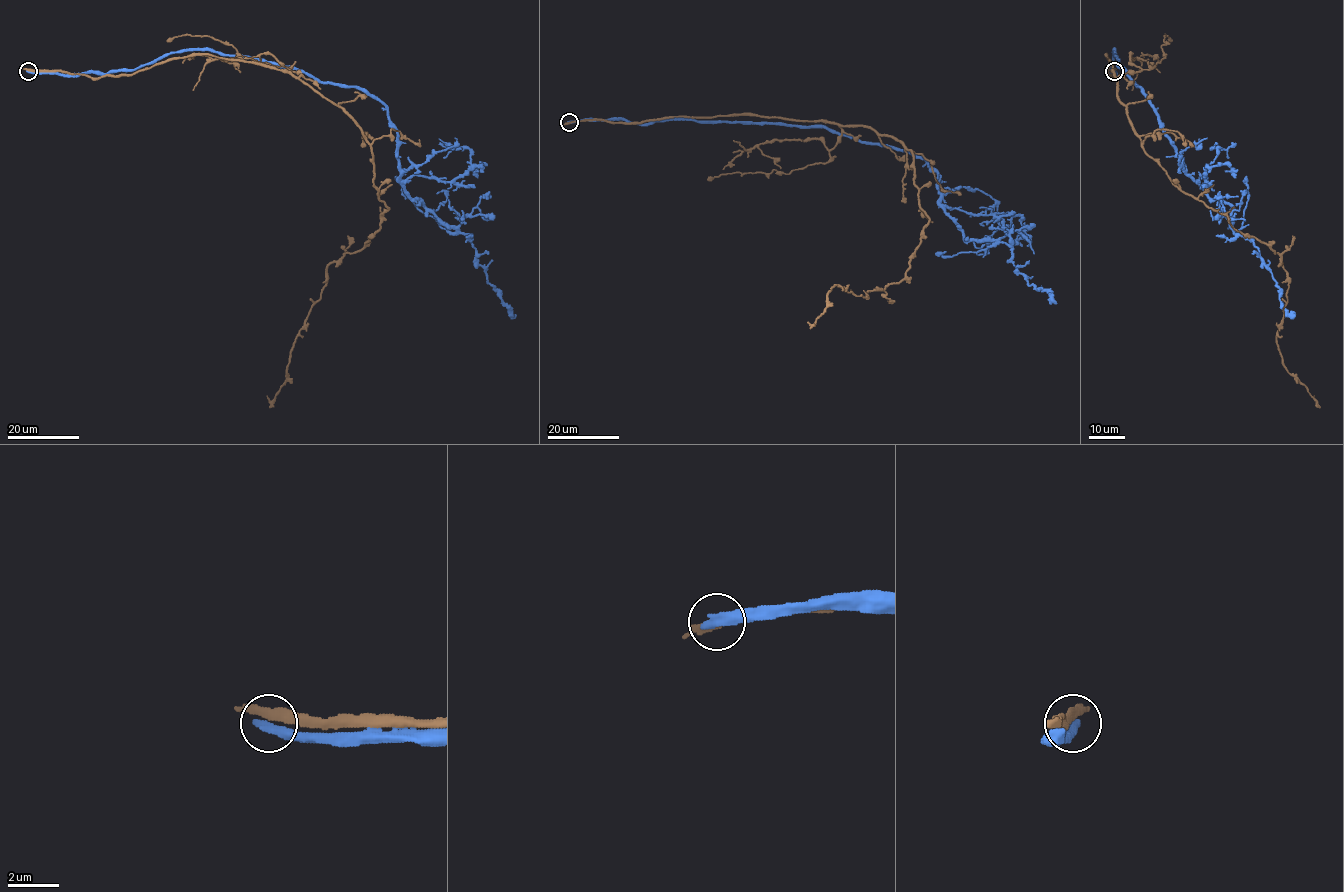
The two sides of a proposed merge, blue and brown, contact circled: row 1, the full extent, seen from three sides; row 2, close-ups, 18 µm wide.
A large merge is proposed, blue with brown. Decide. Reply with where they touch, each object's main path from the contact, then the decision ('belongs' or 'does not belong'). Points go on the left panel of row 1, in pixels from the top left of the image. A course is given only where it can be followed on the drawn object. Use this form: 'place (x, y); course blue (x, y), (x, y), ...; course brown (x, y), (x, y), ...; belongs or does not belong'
place (28, 71); course blue (28, 71), (108, 73), (213, 50), (366, 89), (396, 130), (403, 190), (470, 234), (475, 260), (515, 317); course brown (28, 71), (260, 63), (360, 129), (389, 208), (327, 266), (267, 396); does not belong

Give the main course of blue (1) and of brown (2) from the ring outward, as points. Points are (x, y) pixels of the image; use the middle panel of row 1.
1: (568, 122), (822, 126), (906, 150), (937, 174), (940, 205), (966, 241), (1004, 242), (1029, 285), (1056, 303)
2: (568, 122), (749, 115), (897, 139), (929, 219), (906, 275), (866, 297), (835, 285), (807, 322)

